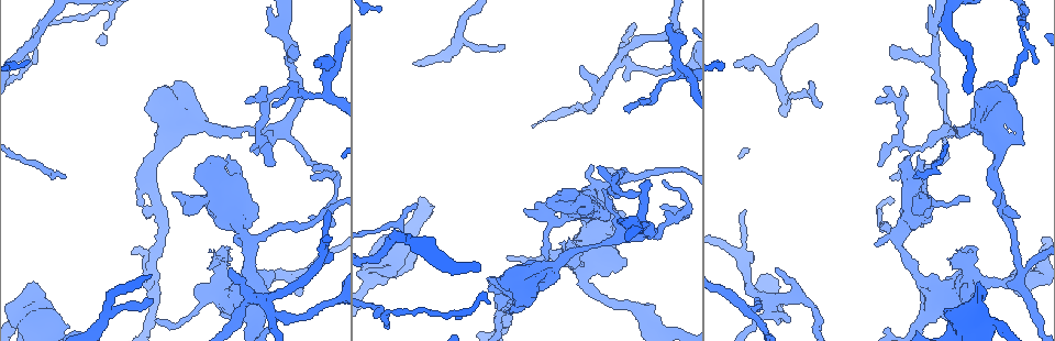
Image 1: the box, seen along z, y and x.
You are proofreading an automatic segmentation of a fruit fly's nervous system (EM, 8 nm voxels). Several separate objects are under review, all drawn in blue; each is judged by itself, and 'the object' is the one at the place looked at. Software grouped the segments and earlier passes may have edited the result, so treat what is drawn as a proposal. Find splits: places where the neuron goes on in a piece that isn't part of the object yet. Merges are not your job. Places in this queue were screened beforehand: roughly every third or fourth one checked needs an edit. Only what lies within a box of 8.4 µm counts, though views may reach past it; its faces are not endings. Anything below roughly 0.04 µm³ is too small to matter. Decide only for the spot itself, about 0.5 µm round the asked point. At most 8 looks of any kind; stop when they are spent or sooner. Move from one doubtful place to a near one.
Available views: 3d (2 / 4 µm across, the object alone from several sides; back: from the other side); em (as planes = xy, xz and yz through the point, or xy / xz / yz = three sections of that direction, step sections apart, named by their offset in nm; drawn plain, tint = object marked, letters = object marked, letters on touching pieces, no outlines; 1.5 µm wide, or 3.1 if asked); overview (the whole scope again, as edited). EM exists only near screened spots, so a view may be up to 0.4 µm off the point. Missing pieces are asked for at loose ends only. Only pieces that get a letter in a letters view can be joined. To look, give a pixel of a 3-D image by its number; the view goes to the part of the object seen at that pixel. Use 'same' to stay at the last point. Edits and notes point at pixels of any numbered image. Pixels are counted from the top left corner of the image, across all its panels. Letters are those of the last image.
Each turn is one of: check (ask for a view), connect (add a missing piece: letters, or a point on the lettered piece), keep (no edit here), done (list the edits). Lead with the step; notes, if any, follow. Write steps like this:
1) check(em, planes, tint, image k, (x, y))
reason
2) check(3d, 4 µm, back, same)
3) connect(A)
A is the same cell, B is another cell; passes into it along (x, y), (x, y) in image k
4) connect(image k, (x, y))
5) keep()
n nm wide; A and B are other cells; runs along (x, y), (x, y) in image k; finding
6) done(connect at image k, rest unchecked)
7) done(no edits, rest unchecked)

check(em, planes, letters, image 1, (578, 211))
thick end

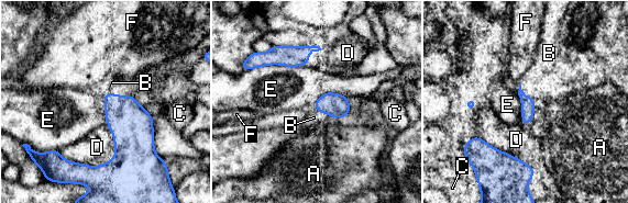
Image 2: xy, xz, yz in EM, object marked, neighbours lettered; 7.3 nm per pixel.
connect(B)
B is the same cell, A, C, D, E and F are other cells; it goes on there

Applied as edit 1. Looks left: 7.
check(overview)

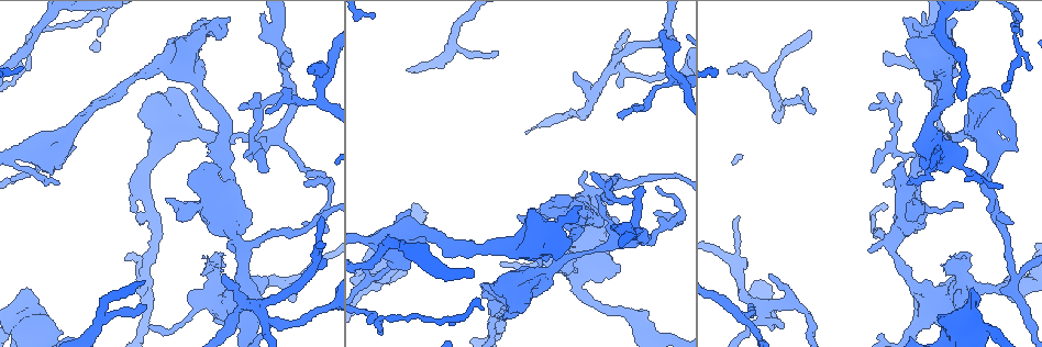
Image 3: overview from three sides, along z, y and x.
check(3d, 2 µm, back, image 3, (19, 292))

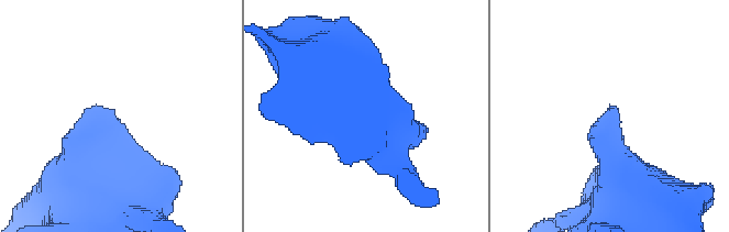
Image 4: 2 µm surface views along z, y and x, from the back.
check(em, yz, step 8, tint, image 4, (608, 123))

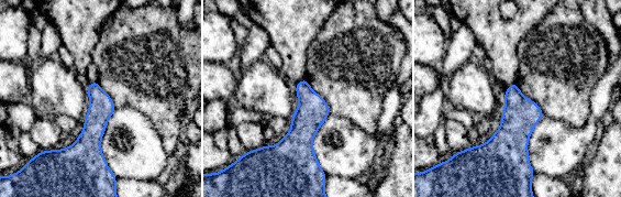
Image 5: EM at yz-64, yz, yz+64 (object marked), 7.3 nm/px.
check(em, planes, letters, same)
cut it another way

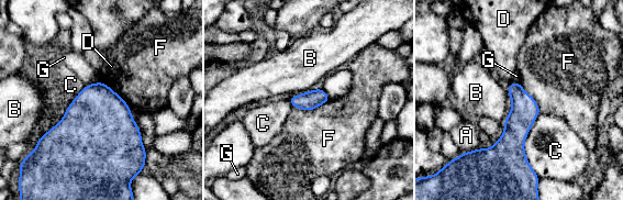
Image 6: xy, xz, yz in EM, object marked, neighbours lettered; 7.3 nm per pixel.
keep()
140 nm wide; A, B, C, D, F and G are other cells; runs along (516, 85), (514, 168) in image 6; none of them fits

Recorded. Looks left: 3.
check(3d, 4 µm, image 3, (293, 299))
free end

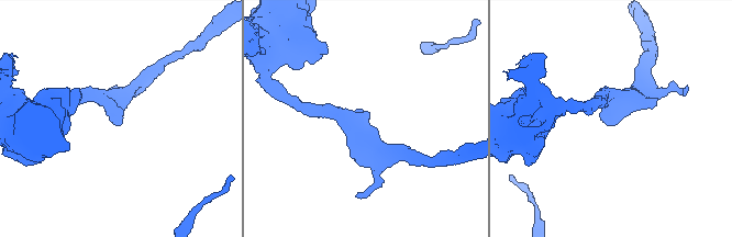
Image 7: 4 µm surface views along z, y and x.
check(em, xz, step 8, tint, image 7, (117, 125))

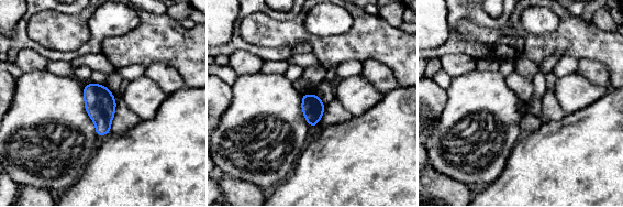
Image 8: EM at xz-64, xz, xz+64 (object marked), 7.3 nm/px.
check(em, planes, letters, same)
cut it another way

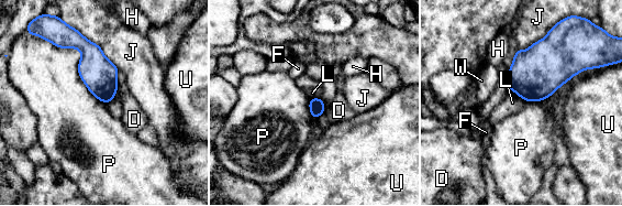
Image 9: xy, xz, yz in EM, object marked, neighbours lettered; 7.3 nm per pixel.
keep()
P touches over 600 nm; D, F, H, J, L, P, U and W are other cells; border along (53, 43), (80, 51), (106, 104) in image 9; no lettered piece goes on from it

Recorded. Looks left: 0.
done(connect at image 2, rest unchecked)

